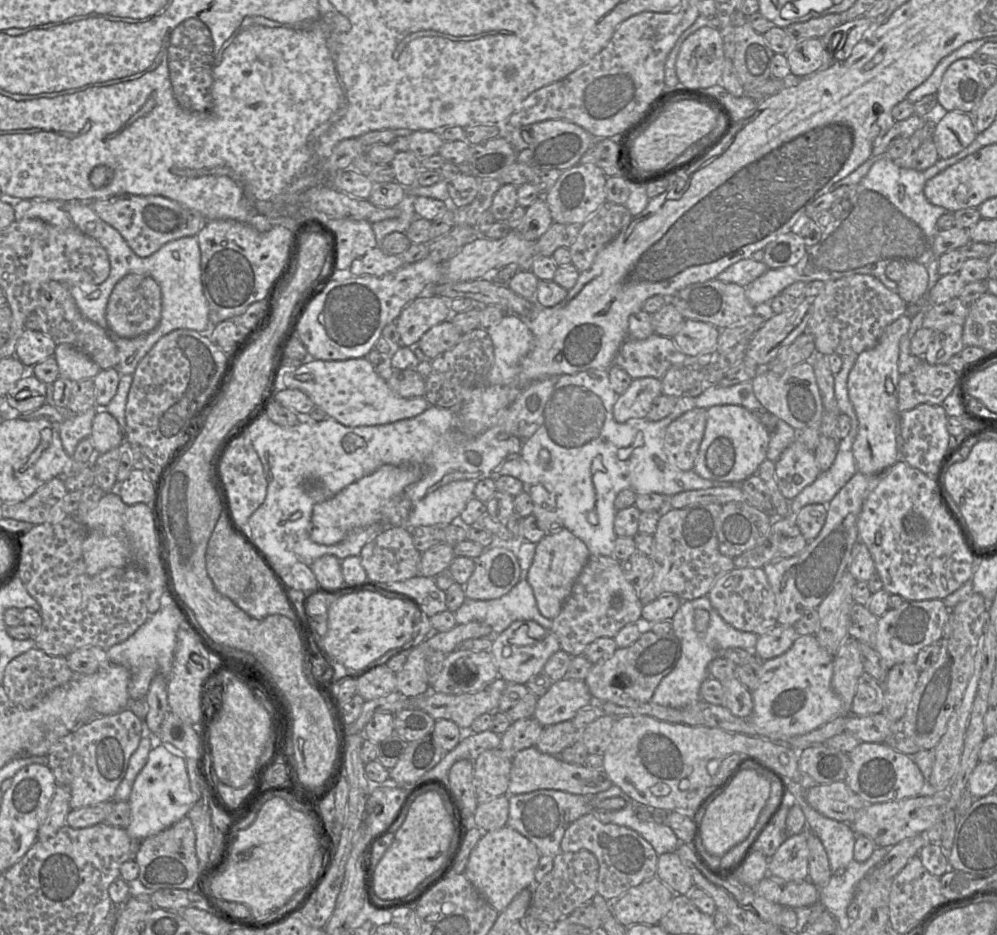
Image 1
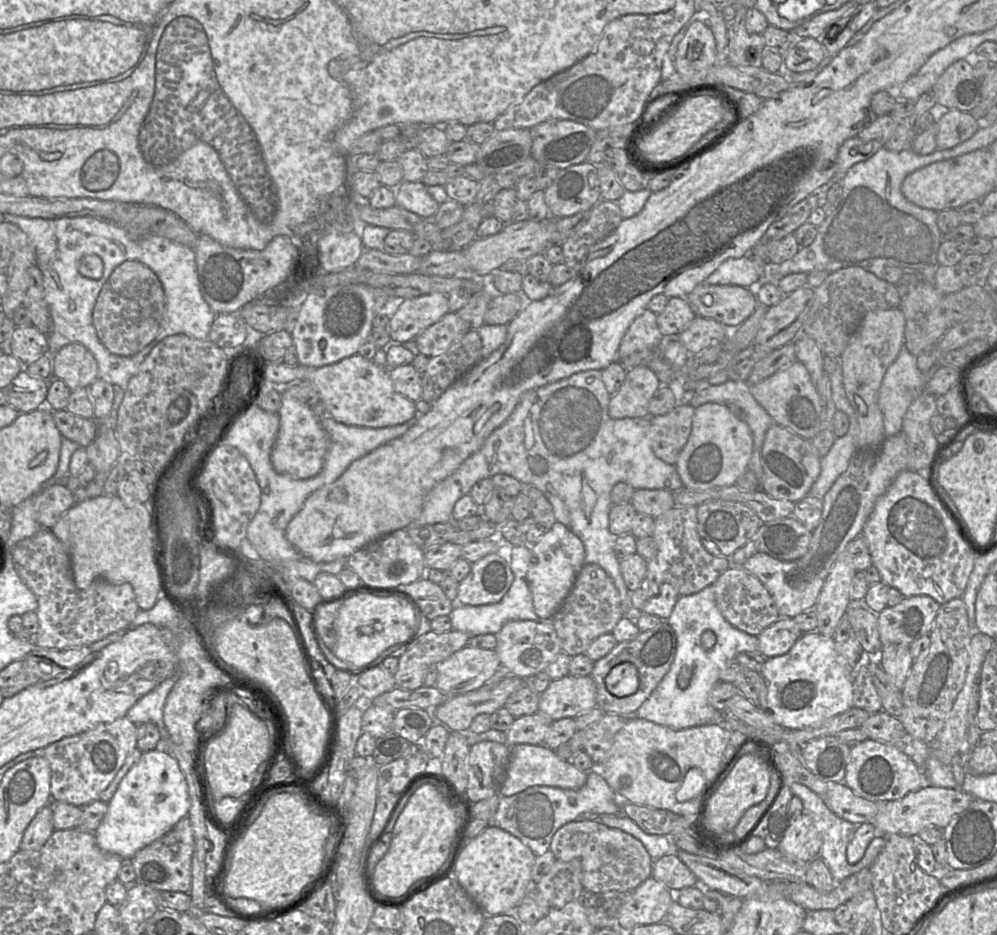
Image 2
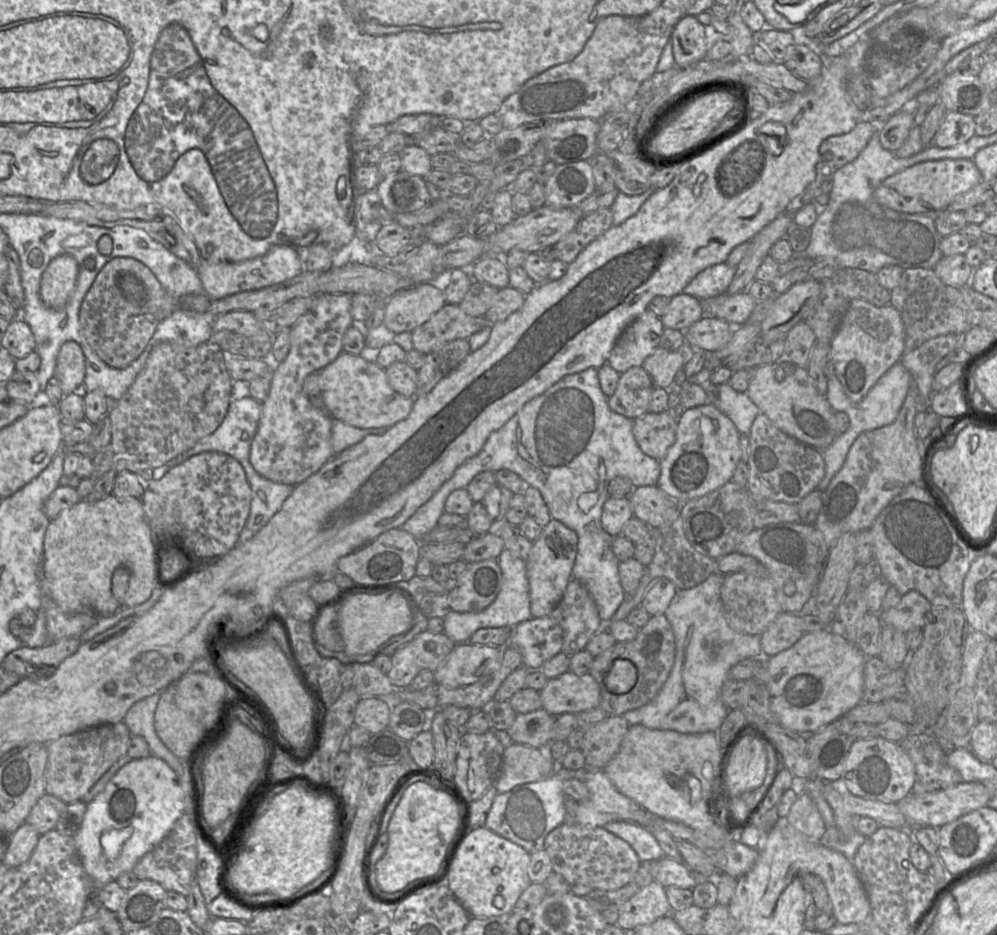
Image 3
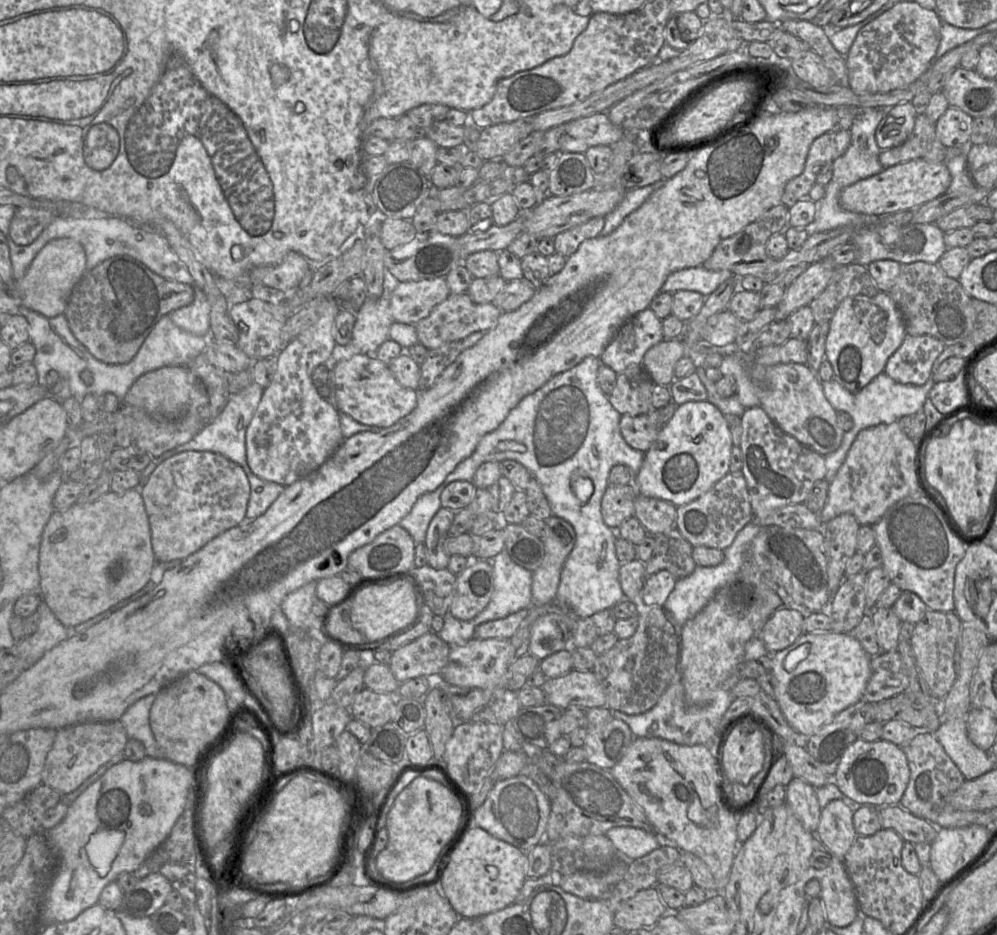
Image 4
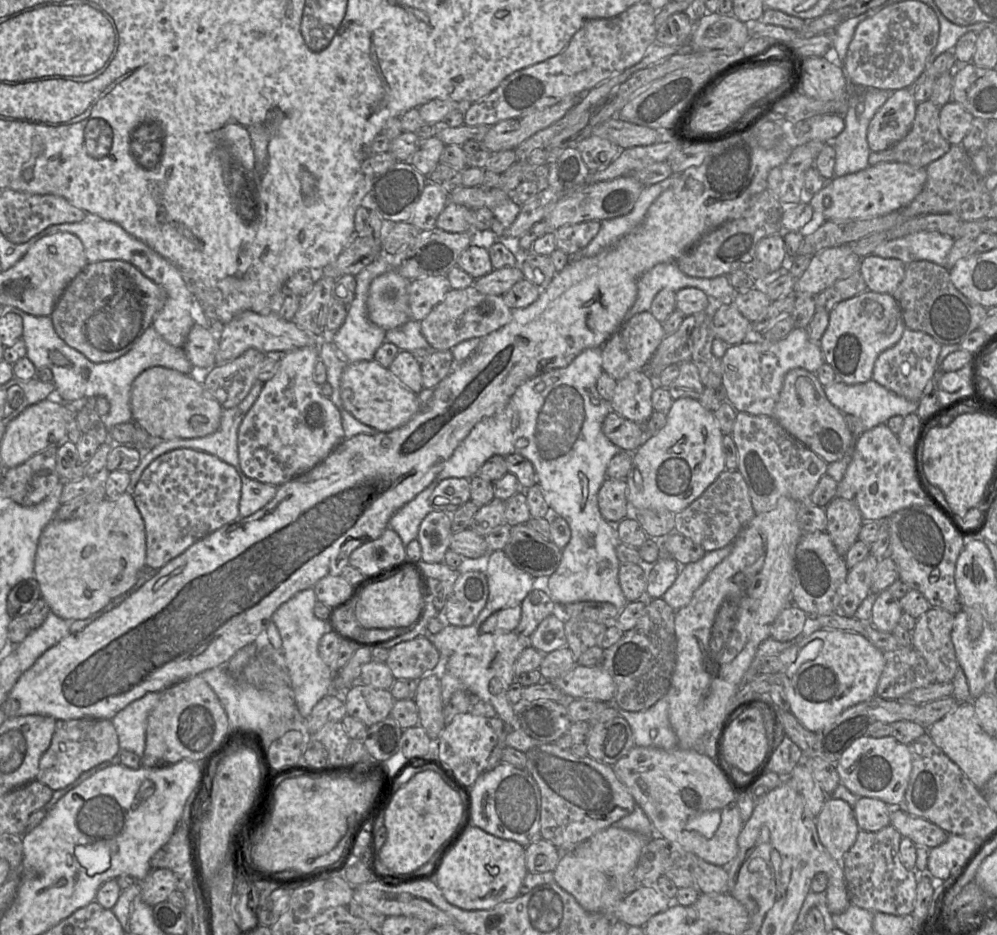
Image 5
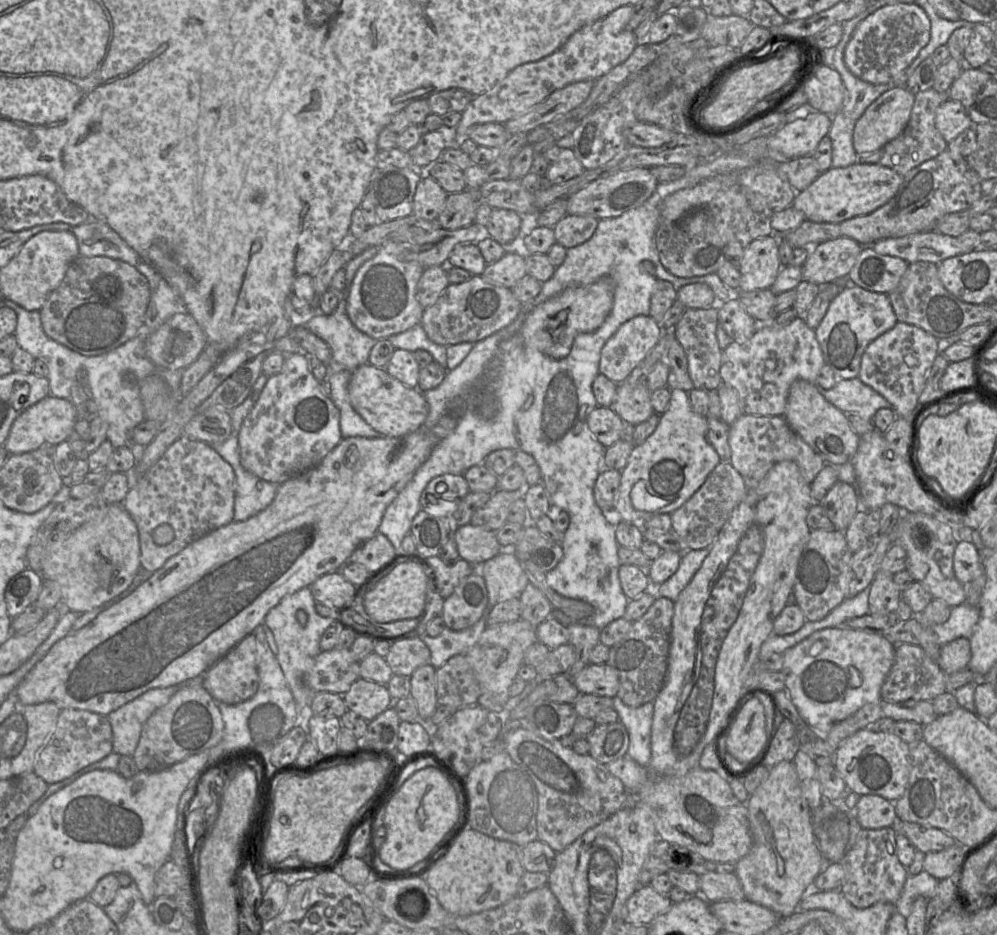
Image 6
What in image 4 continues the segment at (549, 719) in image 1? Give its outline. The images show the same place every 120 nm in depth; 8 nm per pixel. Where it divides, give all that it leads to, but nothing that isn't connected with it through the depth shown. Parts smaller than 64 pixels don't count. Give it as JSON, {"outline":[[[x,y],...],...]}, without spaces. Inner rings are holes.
{"outline":[[[572,669],[564,675],[548,678],[542,689],[546,702],[562,710],[570,706],[584,709],[606,706],[604,689],[592,670]]]}

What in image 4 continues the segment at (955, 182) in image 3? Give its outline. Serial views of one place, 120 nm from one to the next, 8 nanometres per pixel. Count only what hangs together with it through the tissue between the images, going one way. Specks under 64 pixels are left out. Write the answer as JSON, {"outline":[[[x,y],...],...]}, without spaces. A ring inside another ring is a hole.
{"outline":[[[914,159],[885,168],[879,174],[862,179],[842,190],[840,205],[845,210],[866,215],[887,215],[920,206],[946,193],[951,183],[951,175],[945,162],[931,162]]]}

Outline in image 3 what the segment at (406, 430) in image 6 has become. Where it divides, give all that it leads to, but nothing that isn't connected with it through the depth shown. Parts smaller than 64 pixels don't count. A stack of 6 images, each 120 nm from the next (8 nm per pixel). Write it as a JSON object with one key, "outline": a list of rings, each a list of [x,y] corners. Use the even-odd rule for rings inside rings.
{"outline":[[[342,352],[319,372],[321,396],[332,418],[359,428],[391,427],[410,414],[415,397],[404,397],[393,390],[386,371],[375,361]]]}

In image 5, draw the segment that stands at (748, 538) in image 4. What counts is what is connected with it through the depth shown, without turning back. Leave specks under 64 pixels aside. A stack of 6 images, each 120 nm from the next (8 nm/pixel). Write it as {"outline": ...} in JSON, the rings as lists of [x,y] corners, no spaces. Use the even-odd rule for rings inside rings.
{"outline":[[[731,545],[706,552],[698,561],[681,565],[674,583],[661,597],[675,611],[686,606],[711,570],[731,552]]]}

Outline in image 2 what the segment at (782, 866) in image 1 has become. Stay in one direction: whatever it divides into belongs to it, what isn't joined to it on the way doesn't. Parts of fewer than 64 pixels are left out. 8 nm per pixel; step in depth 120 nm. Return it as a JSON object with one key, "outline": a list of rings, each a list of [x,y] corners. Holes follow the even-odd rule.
{"outline":[[[805,812],[791,819],[781,842],[779,851],[789,860],[808,864],[820,856],[822,837],[812,818]]]}

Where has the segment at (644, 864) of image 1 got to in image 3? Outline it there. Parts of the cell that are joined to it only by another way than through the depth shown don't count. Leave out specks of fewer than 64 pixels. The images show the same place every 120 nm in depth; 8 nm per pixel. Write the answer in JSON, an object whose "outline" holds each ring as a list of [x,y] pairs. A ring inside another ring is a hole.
{"outline":[[[562,823],[546,836],[544,849],[550,857],[553,872],[563,876],[571,886],[585,885],[591,889],[618,890],[624,887],[635,878],[642,863],[626,841],[604,827]]]}

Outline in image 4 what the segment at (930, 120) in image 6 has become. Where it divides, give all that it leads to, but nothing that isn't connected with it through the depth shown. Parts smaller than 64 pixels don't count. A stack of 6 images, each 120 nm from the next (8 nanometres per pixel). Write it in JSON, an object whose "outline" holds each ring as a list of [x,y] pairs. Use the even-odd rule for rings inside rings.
{"outline":[[[926,114],[916,116],[915,127],[910,137],[901,145],[881,151],[879,161],[884,168],[914,159],[945,162],[948,148],[936,135],[936,124]]]}

